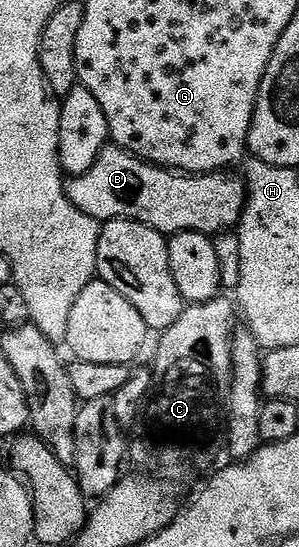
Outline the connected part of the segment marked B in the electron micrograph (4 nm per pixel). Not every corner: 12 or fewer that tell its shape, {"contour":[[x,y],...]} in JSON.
{"contour":[[121,147],[67,180],[97,221],[171,237],[240,222],[232,173],[173,173]]}

